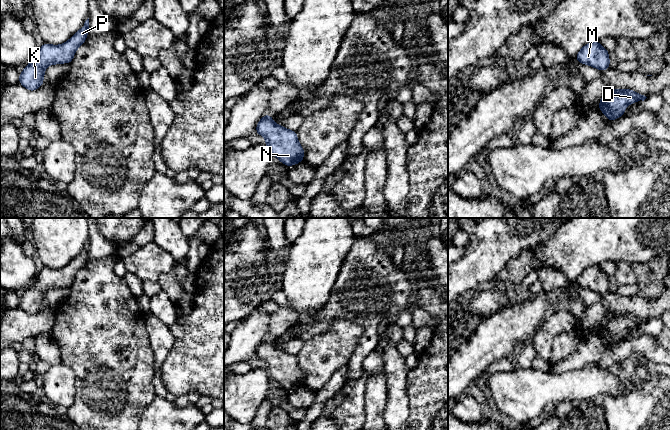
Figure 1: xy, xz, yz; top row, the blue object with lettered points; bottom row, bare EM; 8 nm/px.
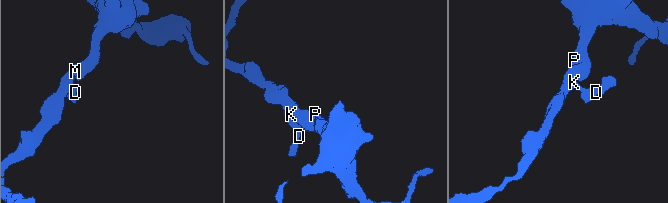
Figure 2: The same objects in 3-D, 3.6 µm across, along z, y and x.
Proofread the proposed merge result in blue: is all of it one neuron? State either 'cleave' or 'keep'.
keep

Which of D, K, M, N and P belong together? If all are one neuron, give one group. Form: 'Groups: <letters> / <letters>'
Groups: D K M N P

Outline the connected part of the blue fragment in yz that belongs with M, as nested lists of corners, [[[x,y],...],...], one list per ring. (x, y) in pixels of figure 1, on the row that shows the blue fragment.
[[[593,41],[584,45],[577,53],[575,59],[600,71],[605,71],[610,67],[609,51],[599,41]]]

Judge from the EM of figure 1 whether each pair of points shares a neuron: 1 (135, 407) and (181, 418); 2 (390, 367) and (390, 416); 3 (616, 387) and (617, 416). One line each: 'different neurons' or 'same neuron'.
1: different neurons
2: same neuron
3: different neurons

